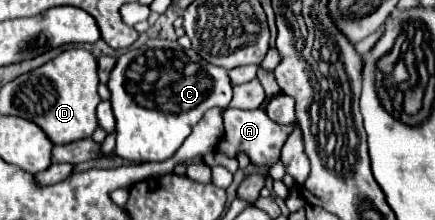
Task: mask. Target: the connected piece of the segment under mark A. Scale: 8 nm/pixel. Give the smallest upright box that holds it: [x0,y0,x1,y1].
[218,108,292,166]

